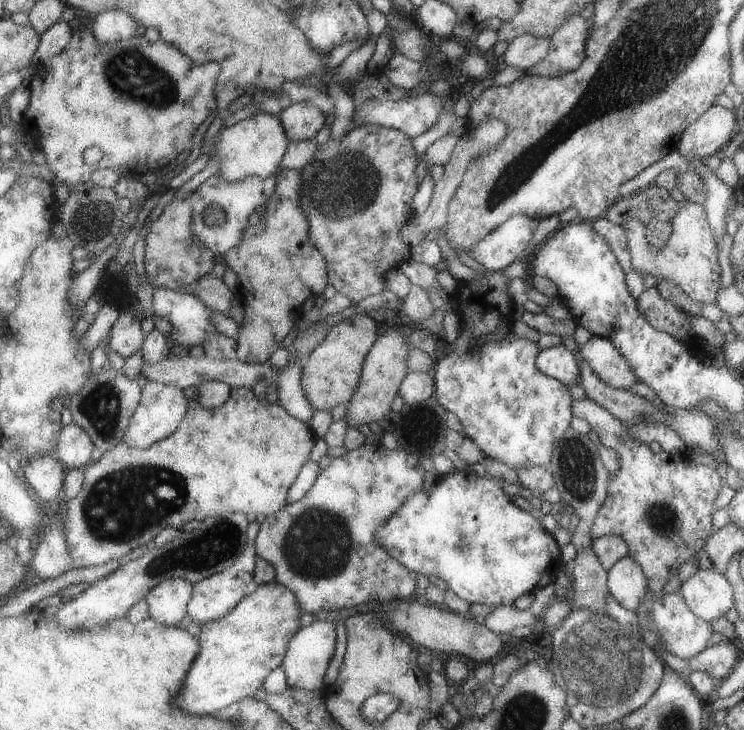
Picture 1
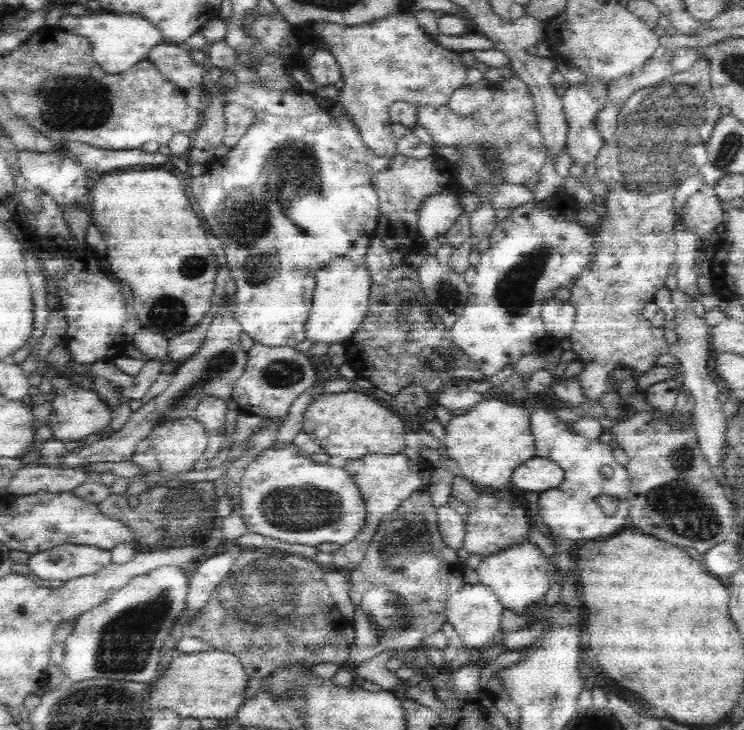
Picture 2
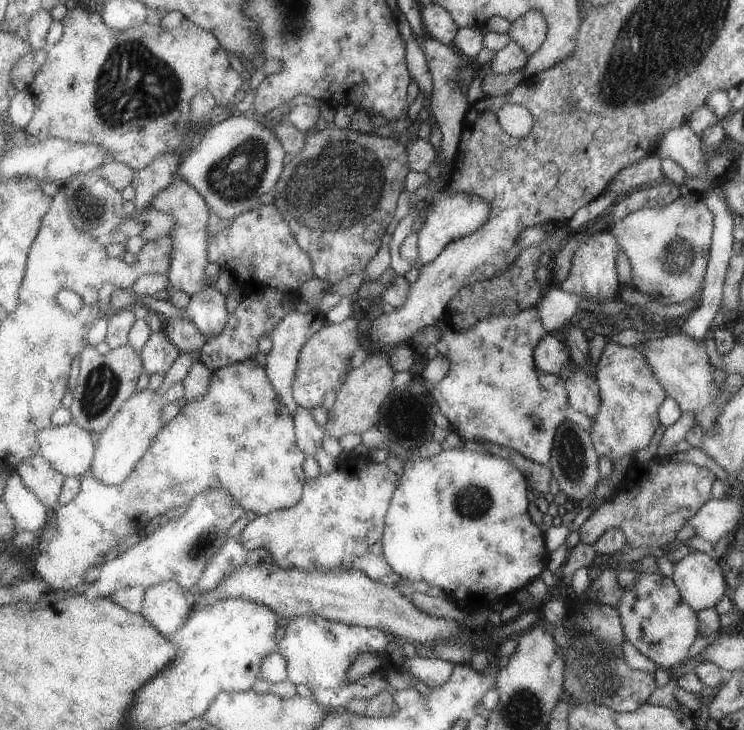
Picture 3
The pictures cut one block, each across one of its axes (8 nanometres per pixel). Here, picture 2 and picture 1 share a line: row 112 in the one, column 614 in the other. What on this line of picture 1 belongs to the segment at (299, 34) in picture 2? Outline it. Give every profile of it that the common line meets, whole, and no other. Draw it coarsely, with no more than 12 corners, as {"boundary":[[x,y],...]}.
{"boundary":[[592,335],[579,360],[612,388],[638,381],[607,338]]}

